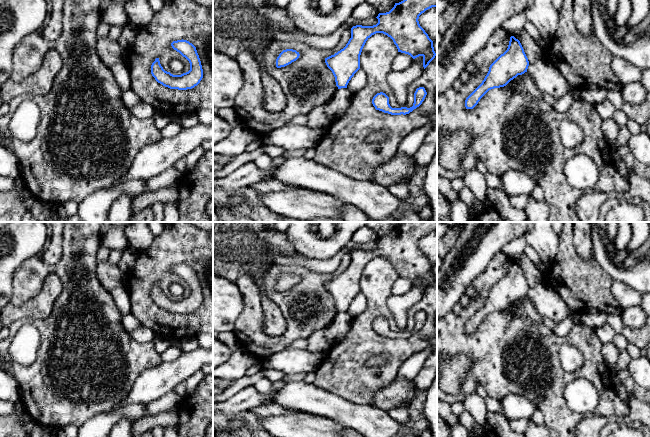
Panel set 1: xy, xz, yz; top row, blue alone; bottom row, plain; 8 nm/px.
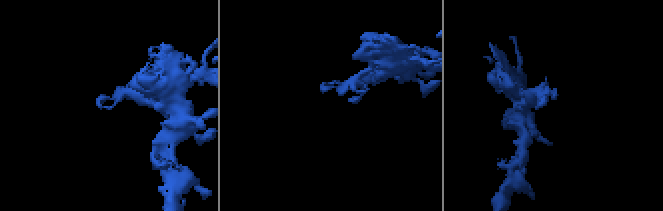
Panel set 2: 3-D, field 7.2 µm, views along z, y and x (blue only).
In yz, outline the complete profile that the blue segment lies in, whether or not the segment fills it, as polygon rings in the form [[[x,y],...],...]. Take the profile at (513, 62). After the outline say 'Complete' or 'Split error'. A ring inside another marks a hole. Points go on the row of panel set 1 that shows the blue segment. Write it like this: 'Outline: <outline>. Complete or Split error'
Outline: [[[511,36],[507,50],[490,65],[489,71],[482,83],[466,98],[466,109],[473,109],[489,90],[504,87],[518,75],[527,72],[528,66],[529,61],[520,41]]]. Complete

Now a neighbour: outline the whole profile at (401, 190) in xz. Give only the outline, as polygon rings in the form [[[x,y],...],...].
[[[409,183],[392,184],[387,187],[389,192],[400,201],[406,199],[409,194]]]

